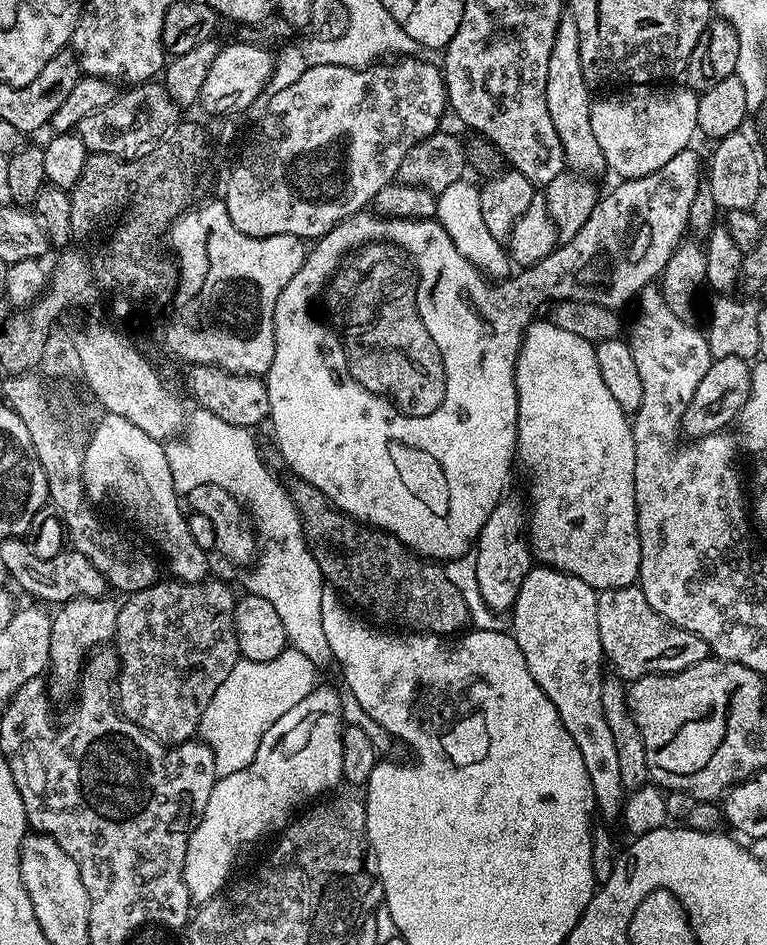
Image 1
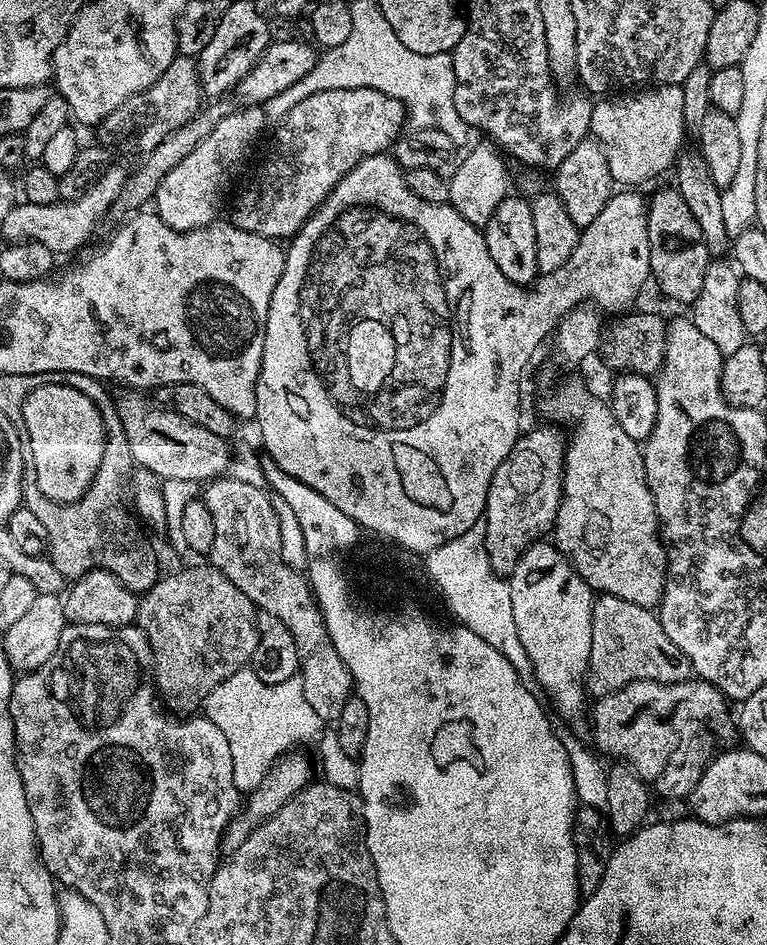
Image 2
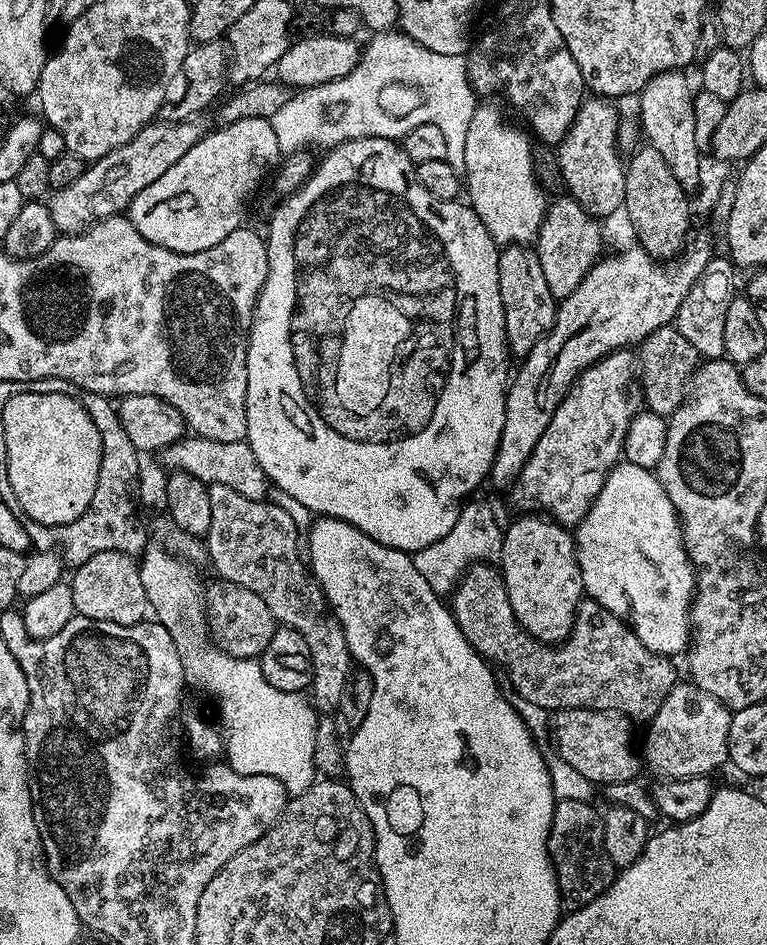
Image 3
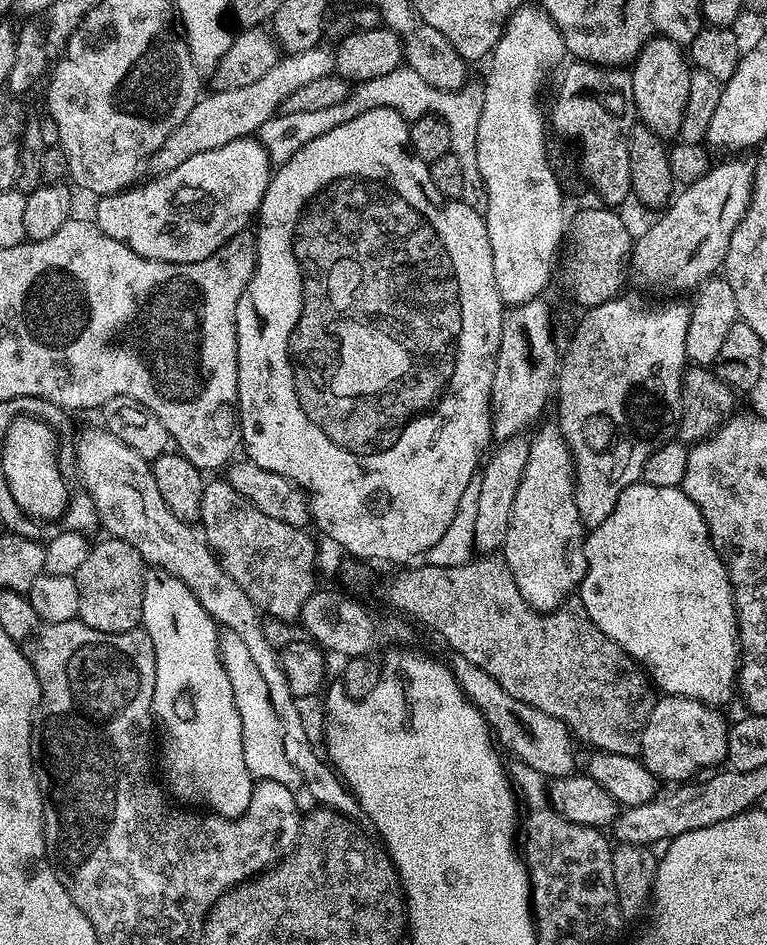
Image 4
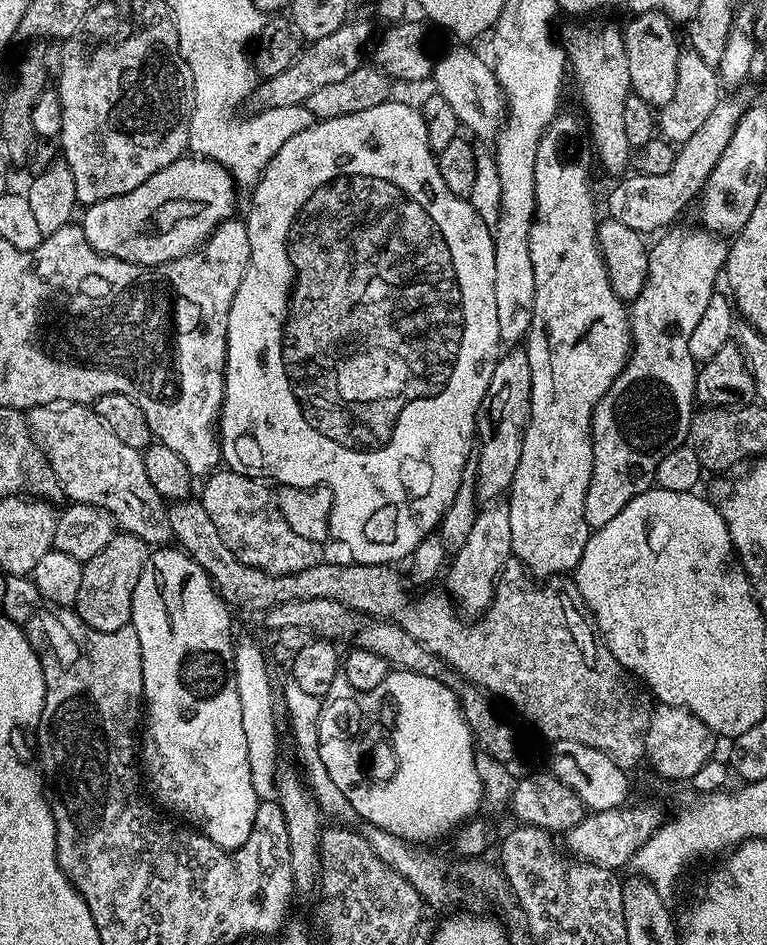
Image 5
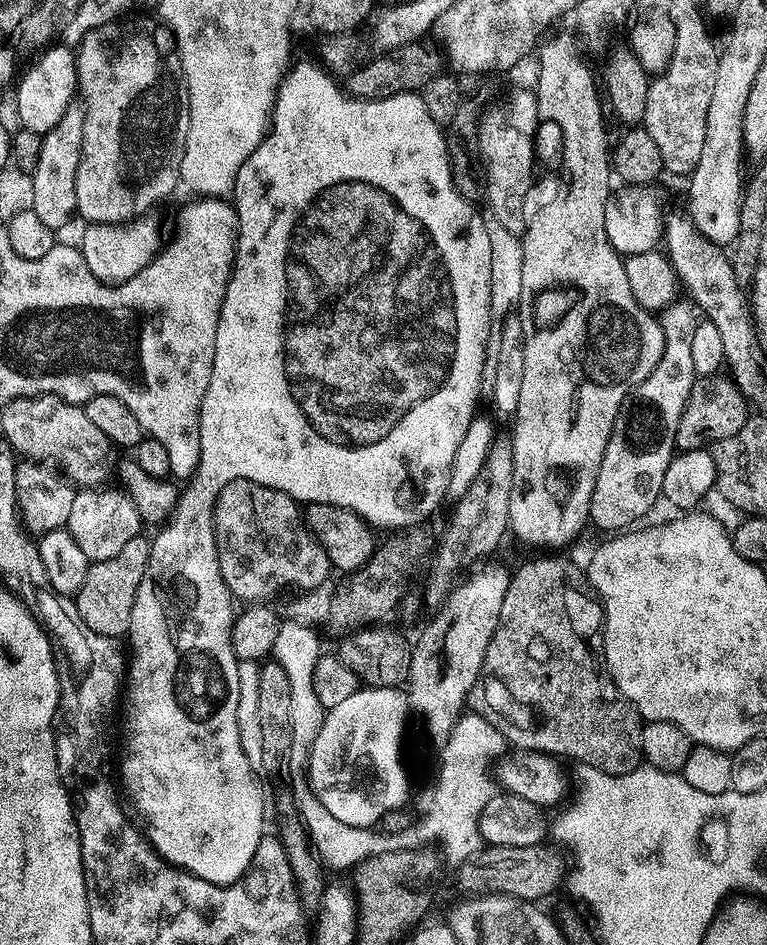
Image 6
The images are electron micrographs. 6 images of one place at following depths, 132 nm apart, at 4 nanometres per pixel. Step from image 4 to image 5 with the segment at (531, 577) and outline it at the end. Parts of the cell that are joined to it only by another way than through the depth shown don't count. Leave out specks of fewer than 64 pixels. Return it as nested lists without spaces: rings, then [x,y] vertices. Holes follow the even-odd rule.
[[[557,115],[549,124],[544,136],[538,142],[538,154],[534,162],[534,180],[536,182],[536,215],[532,222],[530,238],[530,262],[534,266],[534,318],[526,337],[526,351],[530,362],[532,389],[530,390],[530,418],[524,431],[522,442],[522,458],[518,458],[518,470],[514,470],[512,486],[506,496],[510,510],[510,538],[512,539],[512,556],[521,560],[525,569],[533,577],[547,578],[575,573],[578,562],[582,558],[582,550],[586,550],[586,542],[590,529],[586,522],[586,490],[590,486],[590,478],[594,470],[594,450],[592,449],[592,411],[598,402],[610,390],[610,386],[618,378],[621,370],[628,365],[628,357],[634,347],[630,312],[625,301],[618,298],[610,286],[608,267],[604,265],[604,256],[600,252],[600,243],[596,237],[598,215],[596,216],[596,200],[592,197],[592,184],[588,181],[588,172],[580,164],[567,164],[560,157],[560,143],[567,136],[576,132],[576,120],[572,116]]]

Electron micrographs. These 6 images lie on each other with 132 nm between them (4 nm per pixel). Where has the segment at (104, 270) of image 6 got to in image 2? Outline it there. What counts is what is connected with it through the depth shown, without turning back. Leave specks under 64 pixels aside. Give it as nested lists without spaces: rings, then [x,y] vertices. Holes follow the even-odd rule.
[[[259,105],[233,109],[222,118],[210,132],[210,137],[204,138],[186,158],[182,158],[182,162],[178,162],[178,166],[174,166],[174,170],[170,170],[170,174],[166,174],[166,178],[162,178],[154,197],[154,211],[160,220],[179,232],[189,232],[213,223],[250,143],[267,124],[267,116]]]

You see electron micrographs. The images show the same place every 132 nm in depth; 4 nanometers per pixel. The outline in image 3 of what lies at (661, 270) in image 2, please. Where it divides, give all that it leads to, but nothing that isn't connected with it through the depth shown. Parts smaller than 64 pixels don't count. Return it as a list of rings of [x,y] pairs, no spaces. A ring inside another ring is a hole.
[[[640,146],[629,156],[632,157],[627,157],[624,169],[626,194],[623,211],[628,212],[628,220],[636,231],[635,243],[656,260],[671,261],[684,251],[690,239],[688,227],[692,224],[692,212],[688,209],[689,193],[685,192],[678,178],[674,178],[658,150]]]

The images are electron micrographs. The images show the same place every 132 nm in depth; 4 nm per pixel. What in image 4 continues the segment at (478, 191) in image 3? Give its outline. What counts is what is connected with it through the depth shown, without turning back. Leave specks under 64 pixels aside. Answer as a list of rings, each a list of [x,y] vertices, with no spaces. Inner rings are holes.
[[[521,6],[504,24],[501,38],[490,56],[492,65],[488,68],[488,77],[482,81],[484,97],[482,118],[478,118],[478,170],[482,174],[482,182],[486,182],[488,195],[488,208],[482,215],[488,227],[490,250],[494,254],[494,282],[505,306],[525,304],[543,293],[540,291],[552,276],[556,247],[566,236],[566,197],[560,191],[548,161],[548,140],[544,136],[546,120],[540,117],[540,108],[536,105],[536,91],[540,88],[540,80],[536,77],[540,72],[540,48],[563,49],[562,34],[543,8]]]

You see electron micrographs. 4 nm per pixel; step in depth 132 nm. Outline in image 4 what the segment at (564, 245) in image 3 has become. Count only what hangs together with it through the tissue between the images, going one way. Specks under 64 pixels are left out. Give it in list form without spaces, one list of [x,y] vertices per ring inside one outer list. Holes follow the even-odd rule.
[[[608,206],[600,208],[584,208],[570,220],[570,240],[572,236],[572,253],[568,256],[568,265],[564,268],[564,276],[568,279],[568,288],[572,296],[587,310],[605,304],[607,300],[615,300],[621,295],[620,287],[626,280],[626,265],[634,243],[633,233],[628,233],[619,211]]]

